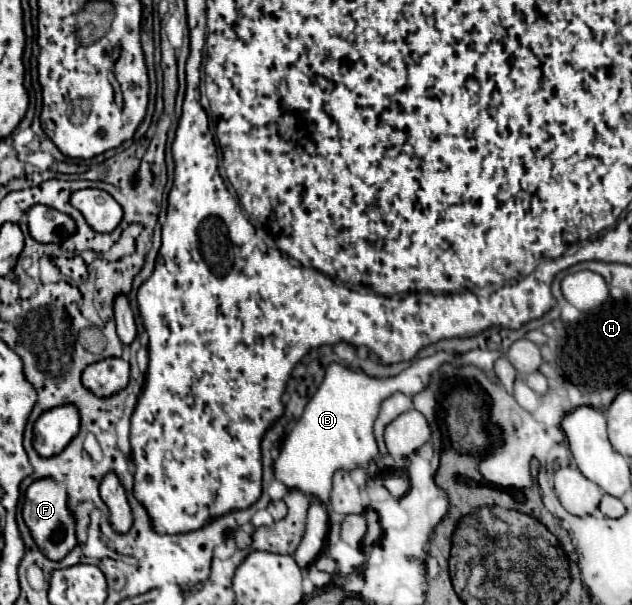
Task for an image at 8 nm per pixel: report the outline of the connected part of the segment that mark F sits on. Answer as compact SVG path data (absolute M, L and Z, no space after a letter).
M36 480L26 492L24 498L24 508L22 508L22 518L26 526L30 528L30 534L34 542L38 544L40 552L48 556L54 562L60 562L74 546L76 546L76 536L74 536L74 518L70 516L66 508L66 492L56 480Z

